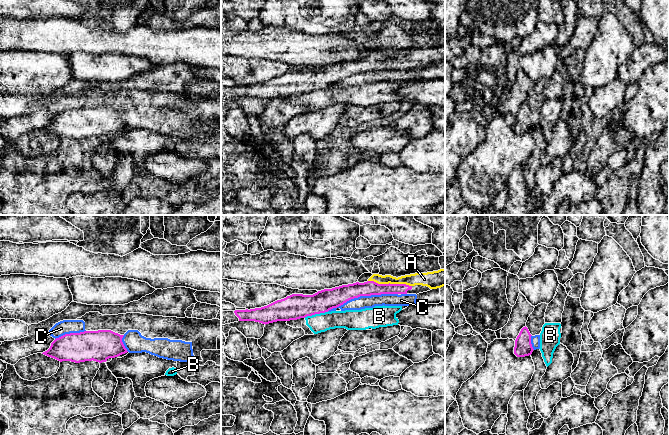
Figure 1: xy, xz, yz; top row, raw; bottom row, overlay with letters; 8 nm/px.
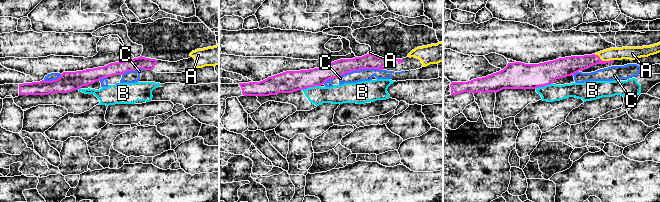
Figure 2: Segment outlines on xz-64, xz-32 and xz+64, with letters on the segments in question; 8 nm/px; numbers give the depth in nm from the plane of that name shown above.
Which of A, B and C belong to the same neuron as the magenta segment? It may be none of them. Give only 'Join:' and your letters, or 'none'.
Join: A

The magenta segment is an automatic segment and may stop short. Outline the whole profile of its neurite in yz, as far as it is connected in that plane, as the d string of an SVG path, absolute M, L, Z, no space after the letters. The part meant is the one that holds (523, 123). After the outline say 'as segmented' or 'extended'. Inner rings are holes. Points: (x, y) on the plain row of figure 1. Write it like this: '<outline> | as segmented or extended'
M526 102L521 105L515 116L514 123L514 130L517 133L525 133L532 130L534 125L531 120L531 112L532 111Z | as segmented

